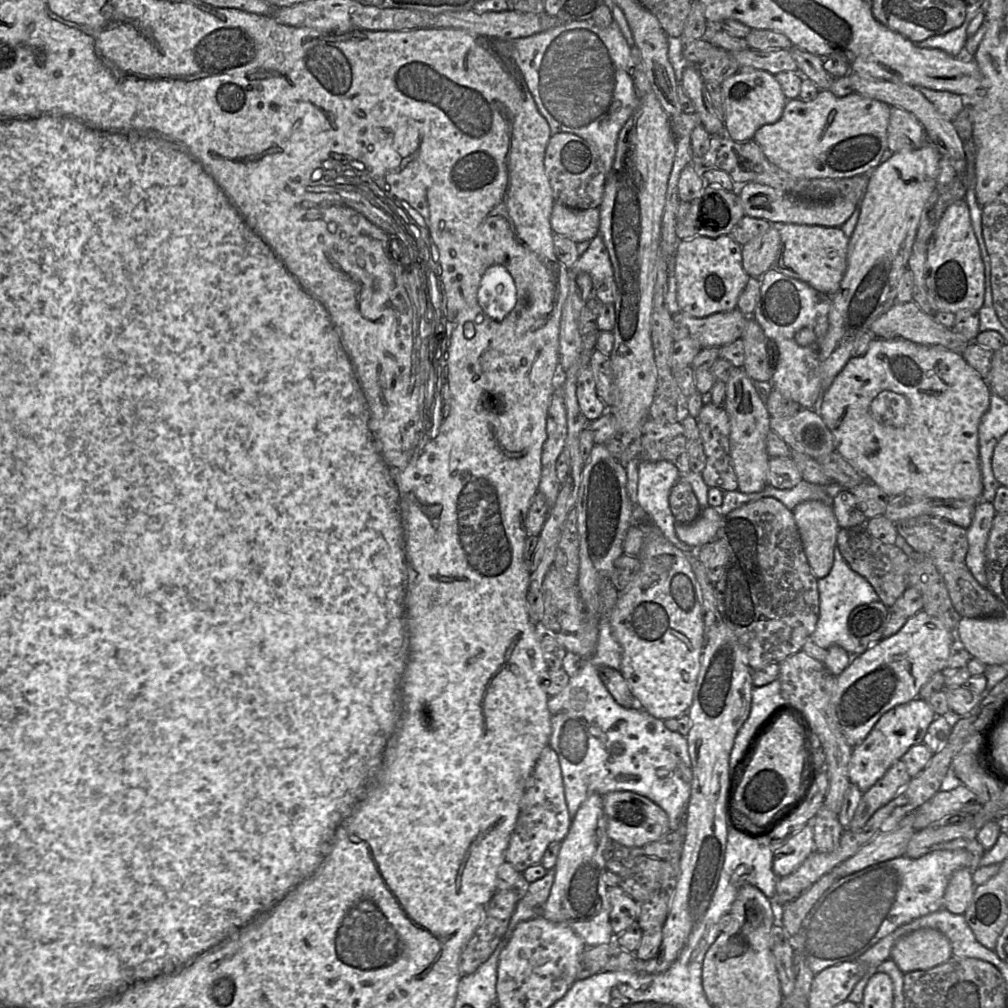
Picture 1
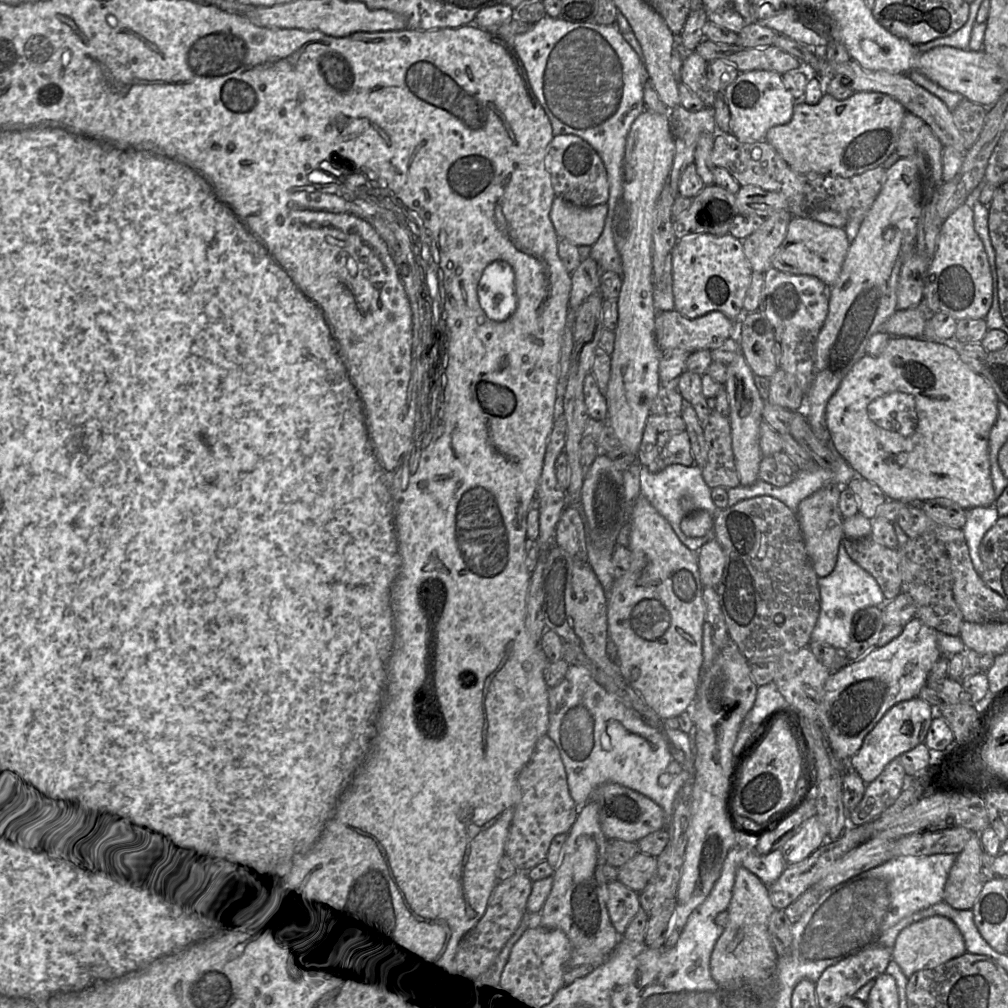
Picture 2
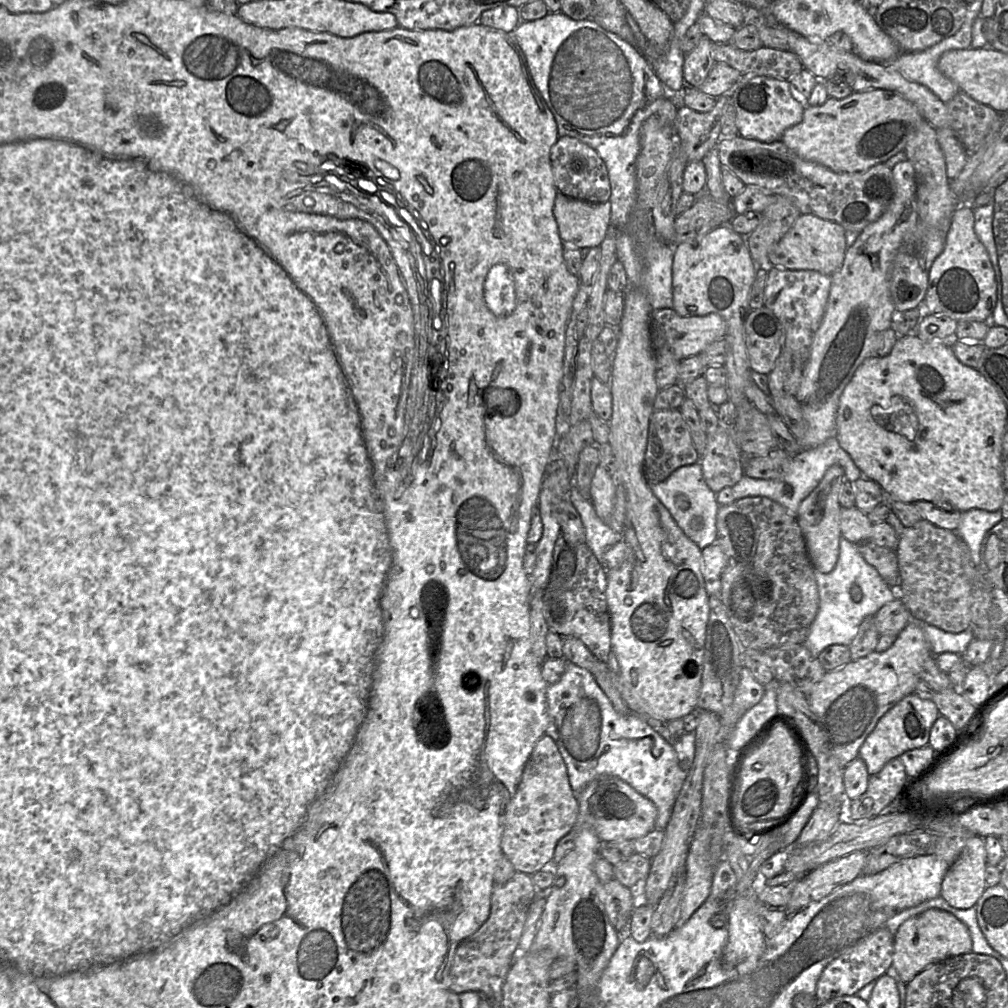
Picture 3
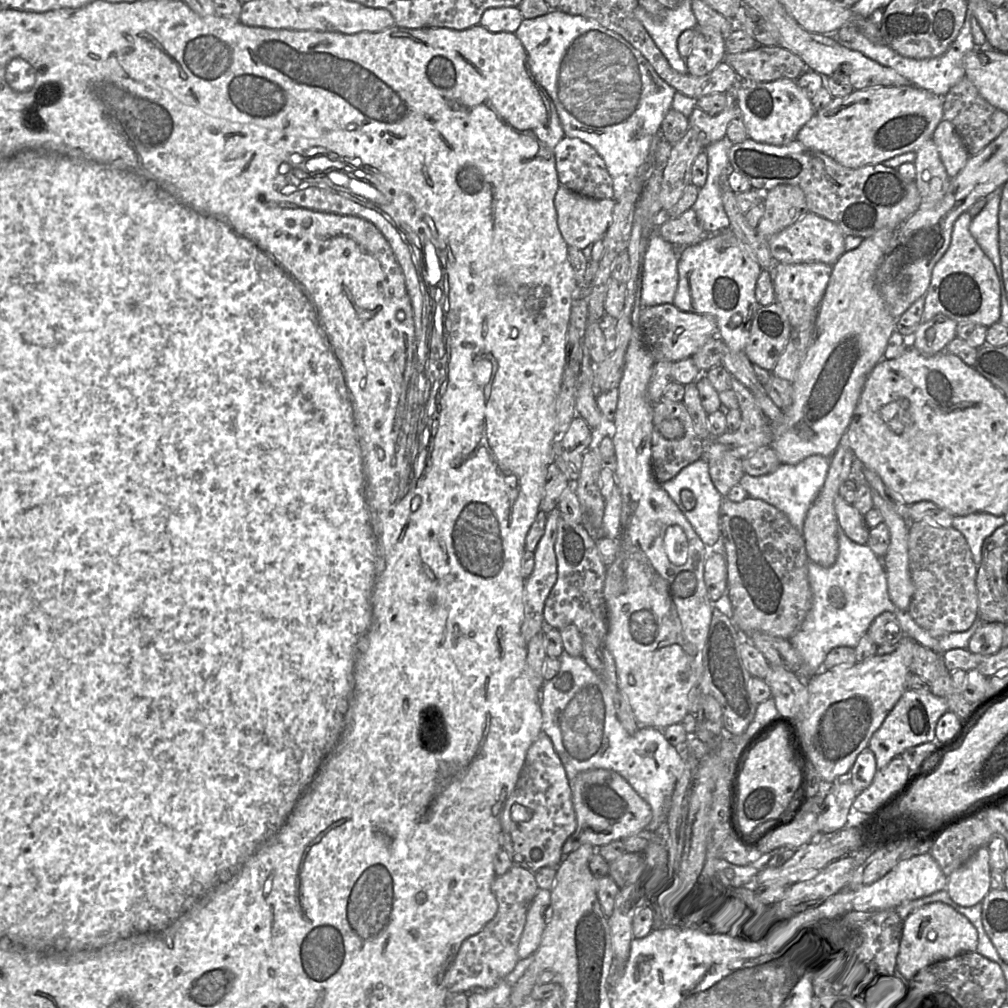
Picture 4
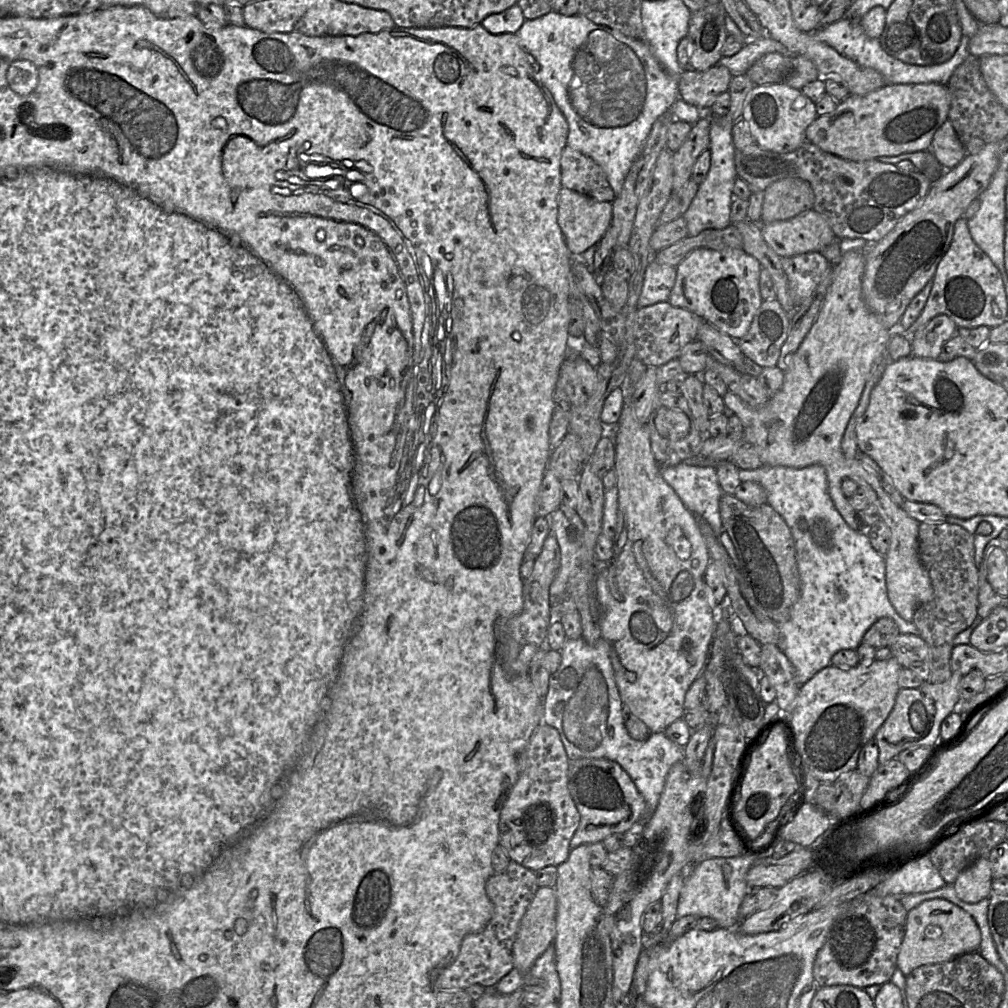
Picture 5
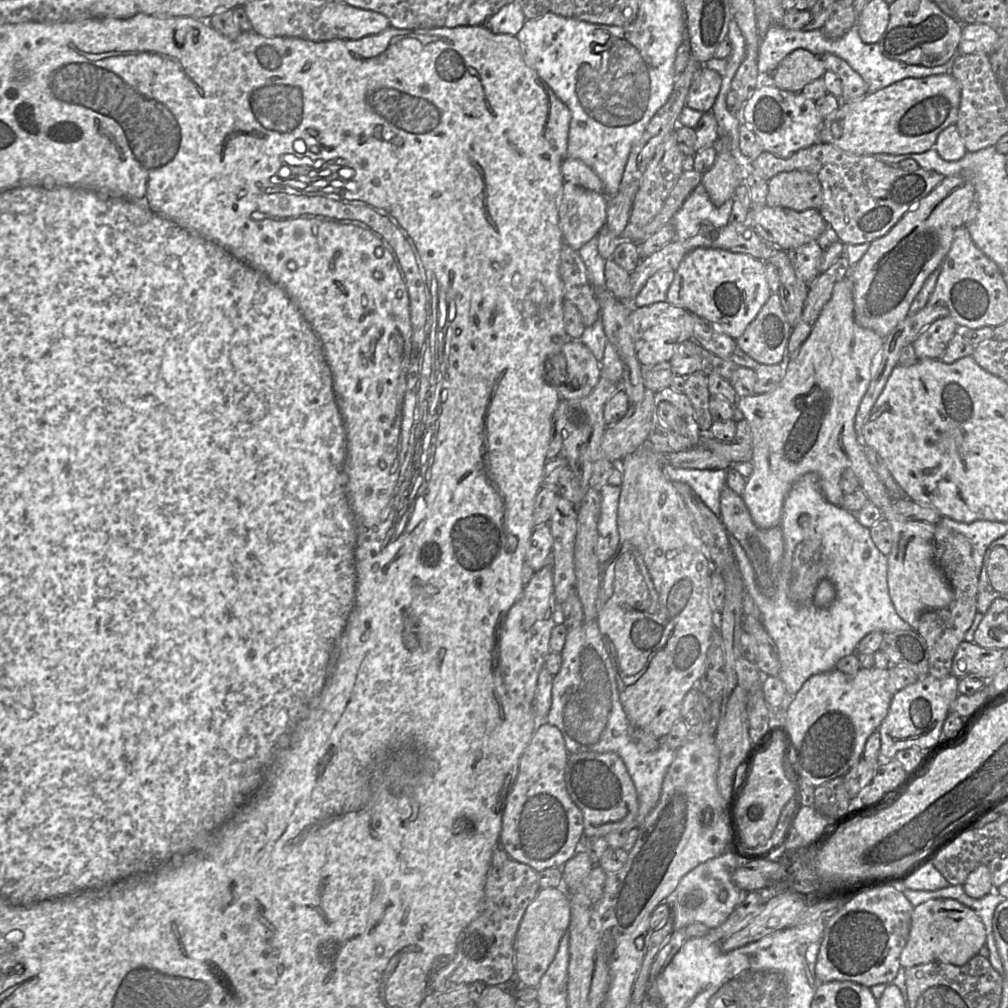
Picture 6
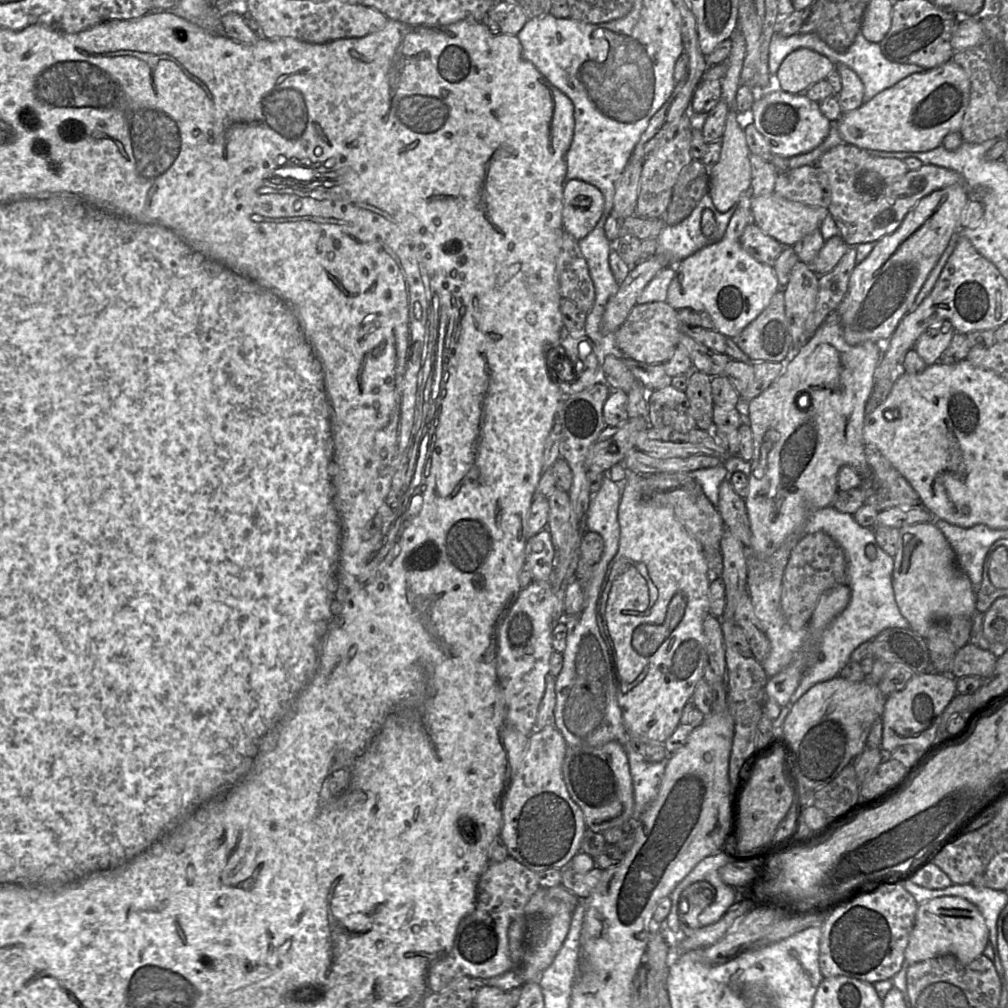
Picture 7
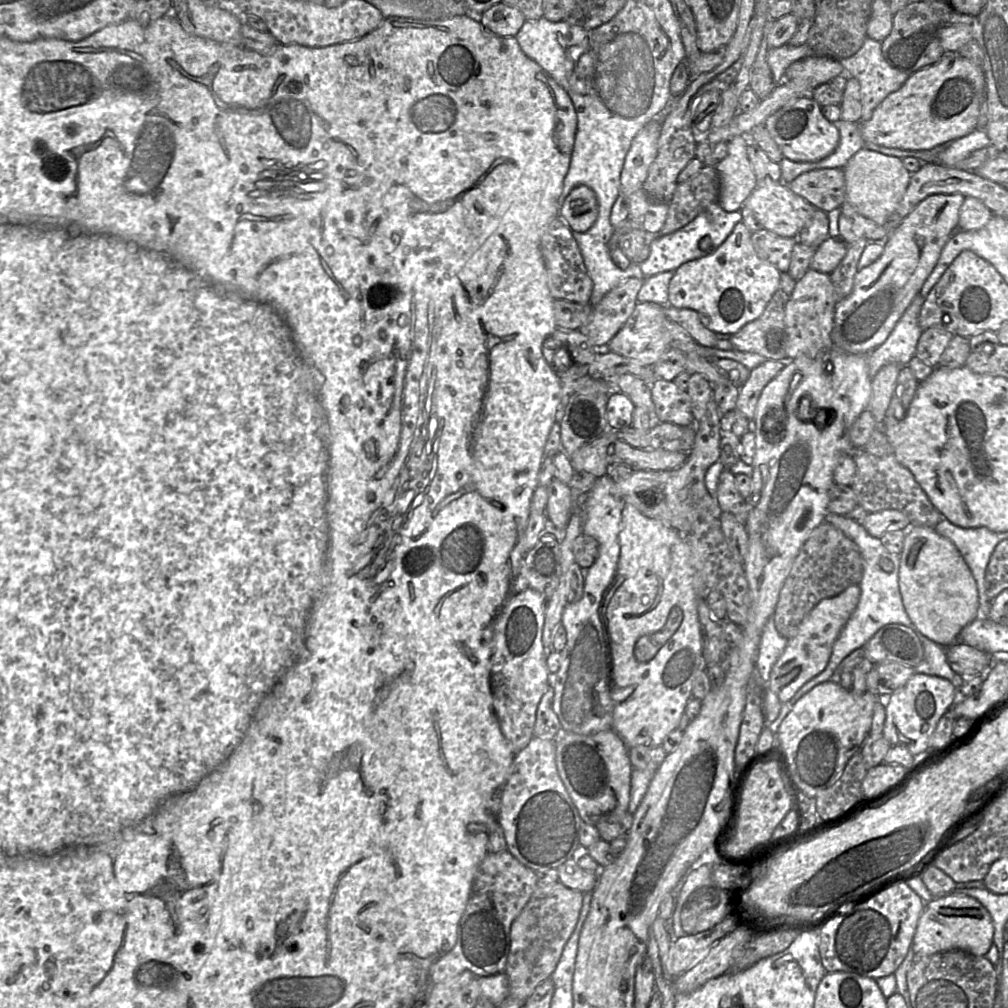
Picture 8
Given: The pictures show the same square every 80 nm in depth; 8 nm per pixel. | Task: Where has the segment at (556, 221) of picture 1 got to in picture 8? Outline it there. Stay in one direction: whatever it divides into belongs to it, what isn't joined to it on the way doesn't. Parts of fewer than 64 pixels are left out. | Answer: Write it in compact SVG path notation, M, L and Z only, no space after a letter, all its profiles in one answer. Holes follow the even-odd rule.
M586 185L576 186L560 205L559 215L572 231L586 232L598 217L595 192Z

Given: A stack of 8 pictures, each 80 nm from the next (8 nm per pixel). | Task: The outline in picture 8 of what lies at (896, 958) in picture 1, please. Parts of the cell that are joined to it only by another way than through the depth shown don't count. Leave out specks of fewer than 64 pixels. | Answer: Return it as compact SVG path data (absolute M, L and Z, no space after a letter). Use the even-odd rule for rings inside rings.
M949 893L926 903L917 923L911 949L914 955L962 950L975 956L985 956L993 943L993 935L991 915L978 900L963 893Z

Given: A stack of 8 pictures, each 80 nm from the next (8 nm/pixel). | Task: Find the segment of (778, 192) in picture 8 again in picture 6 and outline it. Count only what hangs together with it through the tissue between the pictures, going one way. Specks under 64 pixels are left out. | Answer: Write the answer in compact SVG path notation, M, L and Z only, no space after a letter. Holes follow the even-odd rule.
M767 205L750 211L750 221L767 243L784 251L817 240L828 225L819 209L795 211Z

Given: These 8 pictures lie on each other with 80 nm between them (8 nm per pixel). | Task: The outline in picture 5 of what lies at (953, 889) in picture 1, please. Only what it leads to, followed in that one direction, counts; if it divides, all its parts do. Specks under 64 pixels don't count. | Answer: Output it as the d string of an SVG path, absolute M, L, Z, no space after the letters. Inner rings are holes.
M982 857L965 869L952 884L958 898L966 903L978 903L989 898L992 891L992 870L988 857Z

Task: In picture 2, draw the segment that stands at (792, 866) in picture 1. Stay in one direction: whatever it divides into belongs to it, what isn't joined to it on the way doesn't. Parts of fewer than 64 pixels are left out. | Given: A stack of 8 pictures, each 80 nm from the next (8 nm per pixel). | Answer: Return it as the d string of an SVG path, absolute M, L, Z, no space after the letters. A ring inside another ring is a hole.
M812 816L800 831L781 848L787 865L797 864L827 841L827 828L818 817Z

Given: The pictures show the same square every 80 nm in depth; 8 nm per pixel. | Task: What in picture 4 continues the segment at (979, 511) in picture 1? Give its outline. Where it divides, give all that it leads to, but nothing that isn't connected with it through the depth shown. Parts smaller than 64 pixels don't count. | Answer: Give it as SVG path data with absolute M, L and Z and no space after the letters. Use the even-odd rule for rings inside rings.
M985 512L954 516L952 526L965 537L977 569L981 565L984 540L1006 522L1004 516L996 516Z

